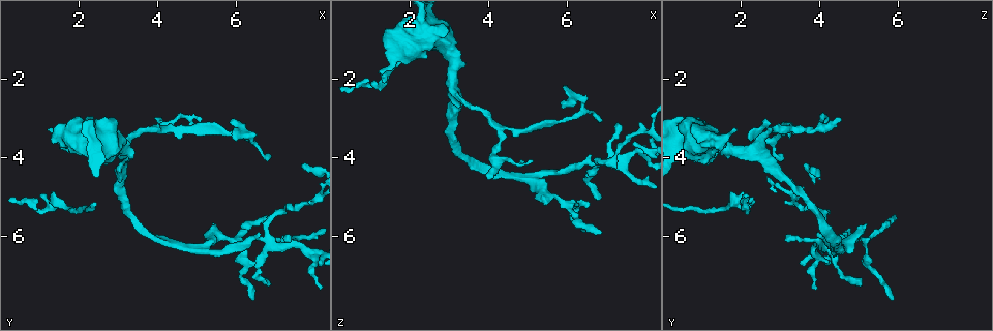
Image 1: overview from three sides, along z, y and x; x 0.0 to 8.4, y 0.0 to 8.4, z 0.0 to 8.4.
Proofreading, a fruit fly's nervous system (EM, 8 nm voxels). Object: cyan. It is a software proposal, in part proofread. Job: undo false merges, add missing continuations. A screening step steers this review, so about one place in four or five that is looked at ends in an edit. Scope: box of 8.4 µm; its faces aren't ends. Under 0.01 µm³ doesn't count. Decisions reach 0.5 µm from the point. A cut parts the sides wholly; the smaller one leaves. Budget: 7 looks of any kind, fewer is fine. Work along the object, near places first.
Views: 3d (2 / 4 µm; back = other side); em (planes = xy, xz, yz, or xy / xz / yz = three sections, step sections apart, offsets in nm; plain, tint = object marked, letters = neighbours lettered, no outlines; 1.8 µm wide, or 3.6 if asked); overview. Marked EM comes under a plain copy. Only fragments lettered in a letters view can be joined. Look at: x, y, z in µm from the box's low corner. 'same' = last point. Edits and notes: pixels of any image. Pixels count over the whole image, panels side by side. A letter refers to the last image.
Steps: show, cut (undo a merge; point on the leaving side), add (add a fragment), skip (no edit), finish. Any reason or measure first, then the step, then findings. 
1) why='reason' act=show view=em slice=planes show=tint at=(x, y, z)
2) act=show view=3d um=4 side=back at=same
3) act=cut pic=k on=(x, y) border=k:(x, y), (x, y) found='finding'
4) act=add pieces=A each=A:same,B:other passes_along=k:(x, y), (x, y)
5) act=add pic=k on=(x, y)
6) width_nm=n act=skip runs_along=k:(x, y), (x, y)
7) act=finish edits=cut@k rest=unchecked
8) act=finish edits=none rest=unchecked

why='four or more arms meet' act=show view=3d um=2 side=back at=(6.75, 6.10, 4.10)

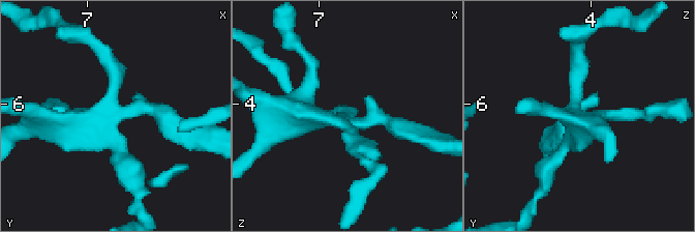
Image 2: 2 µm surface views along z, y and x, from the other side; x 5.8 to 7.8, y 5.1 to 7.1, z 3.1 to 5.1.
act=show view=em slice=xz step=16 show=tint at=(6.74, 6.12, 4.16)

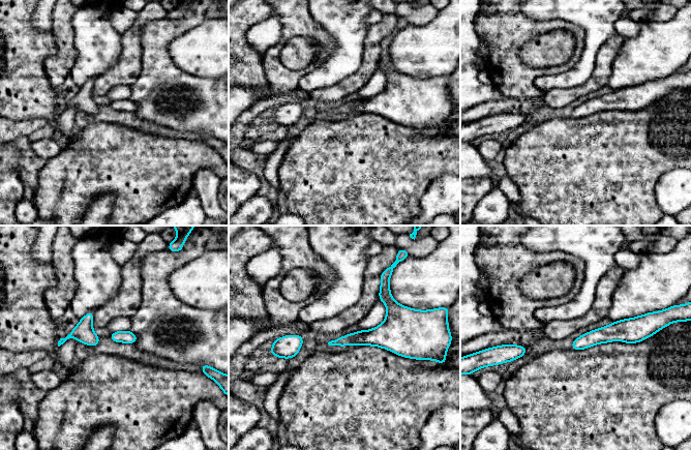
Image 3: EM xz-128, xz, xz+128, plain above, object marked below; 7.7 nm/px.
act=show view=em slice=planes show=letters at=same

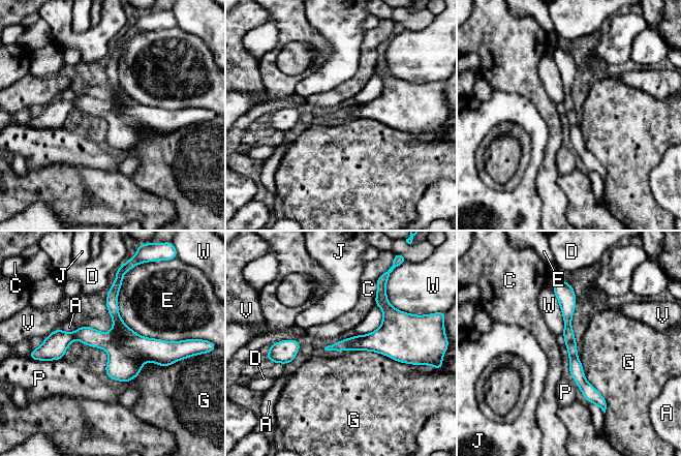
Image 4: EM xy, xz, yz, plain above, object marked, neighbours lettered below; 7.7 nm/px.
width_nm=100 act=skip each=A:other,C:other,D:other,E:other,G:other,J:other,P:other,V:other,W:other runs_along=4:(48, 341), (91, 336), (172, 352) found='one neuron here'

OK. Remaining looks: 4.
why='a fork' act=show view=3d um=4 side=back at=(4.30, 3.25, 3.30)

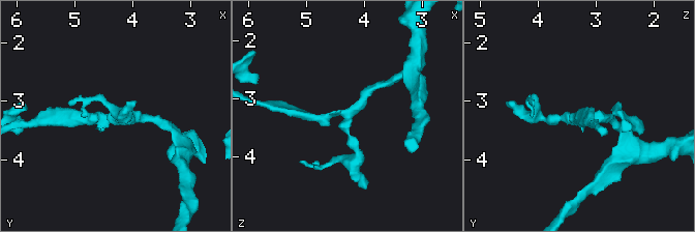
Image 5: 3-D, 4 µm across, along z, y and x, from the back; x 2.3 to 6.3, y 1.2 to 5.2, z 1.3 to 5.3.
arms=3 act=show view=em slice=xy step=8 show=tint at=(4.30, 3.30, 3.25)

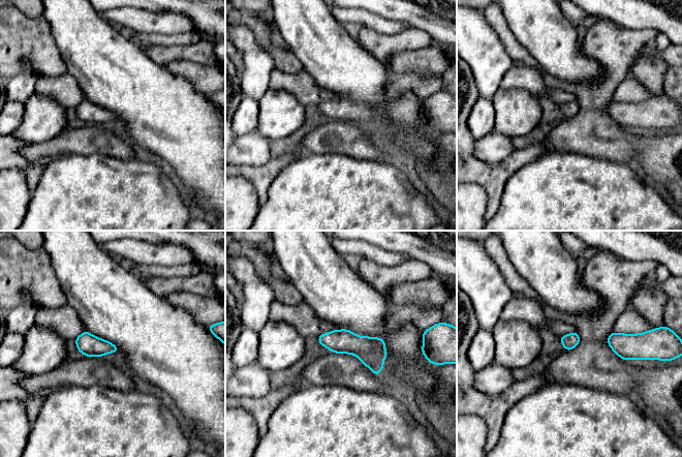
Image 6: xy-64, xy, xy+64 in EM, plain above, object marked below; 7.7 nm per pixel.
why='cut it another way' act=show view=em slice=planes show=letters at=same

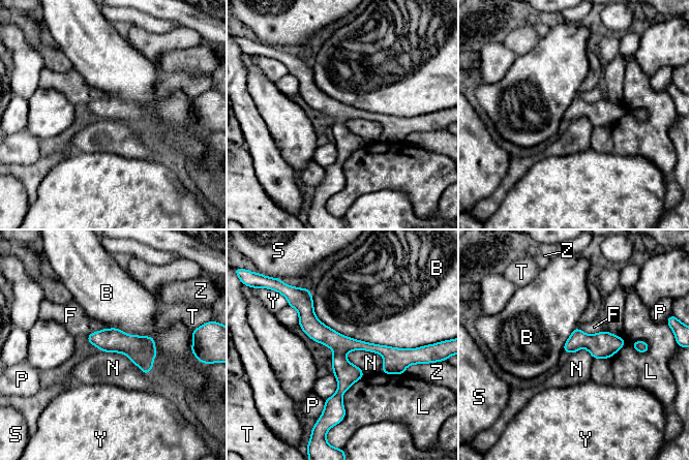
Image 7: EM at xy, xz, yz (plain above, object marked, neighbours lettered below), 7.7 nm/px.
width_nm=140 act=skip each=B:other,F:other,L:other,N:other,P:other,S:other,T:other,Y:other,Z:other border=7:(344, 354), (379, 352), (382, 370) found='continuous, no second neuron'

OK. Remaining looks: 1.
act=finish edits=none rest=unchecked

